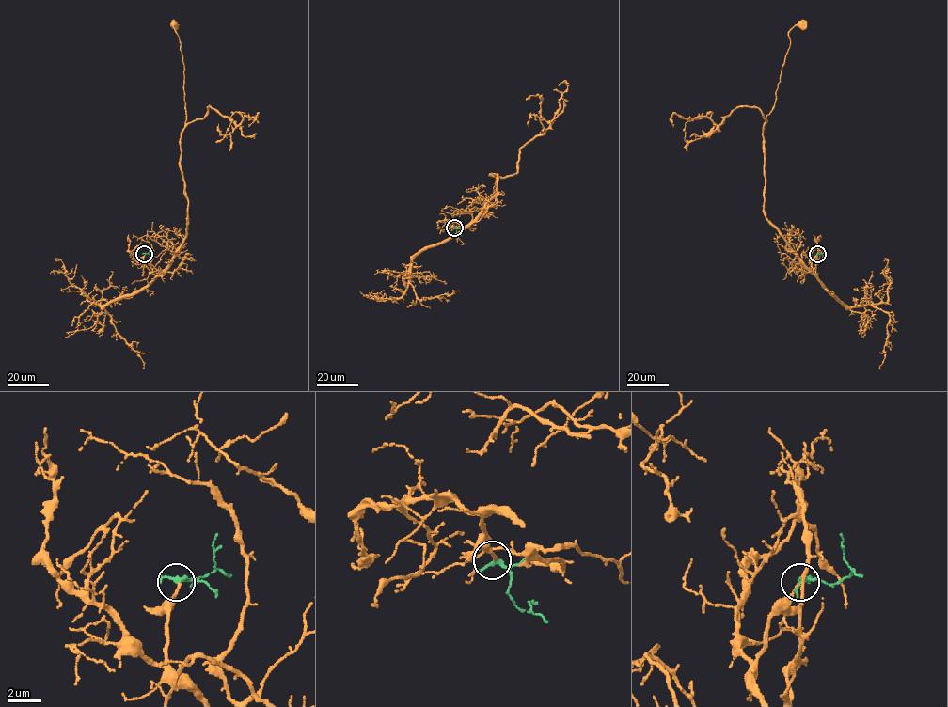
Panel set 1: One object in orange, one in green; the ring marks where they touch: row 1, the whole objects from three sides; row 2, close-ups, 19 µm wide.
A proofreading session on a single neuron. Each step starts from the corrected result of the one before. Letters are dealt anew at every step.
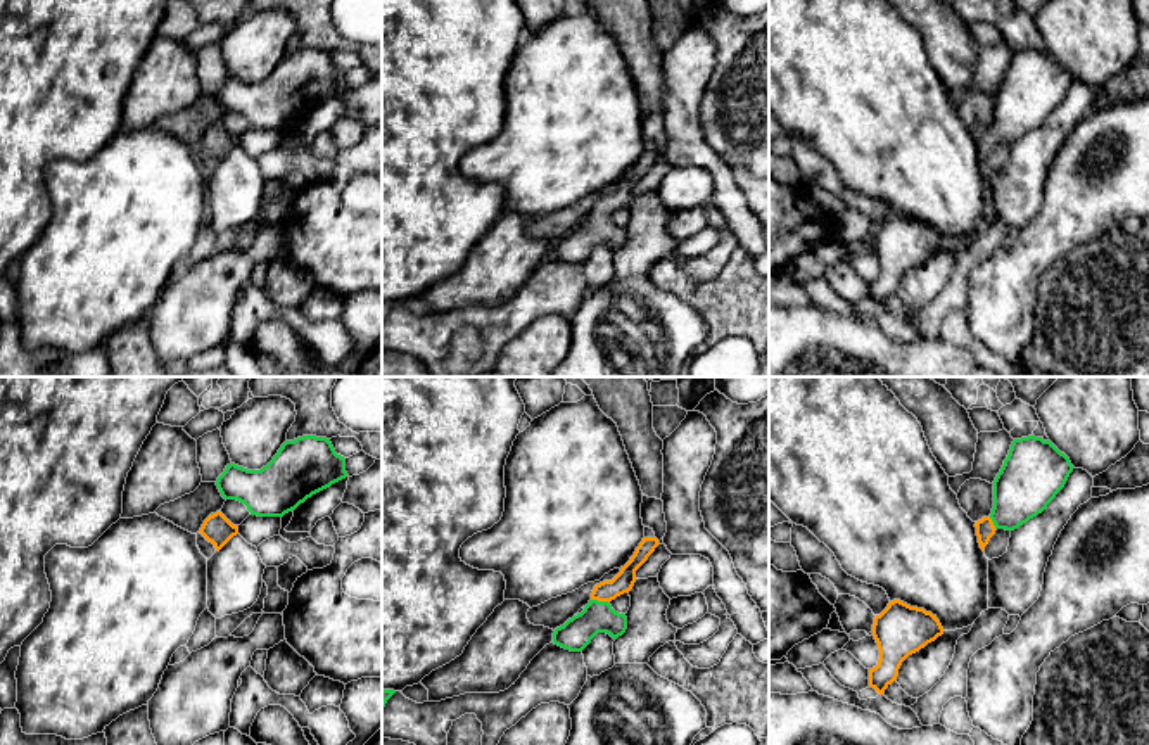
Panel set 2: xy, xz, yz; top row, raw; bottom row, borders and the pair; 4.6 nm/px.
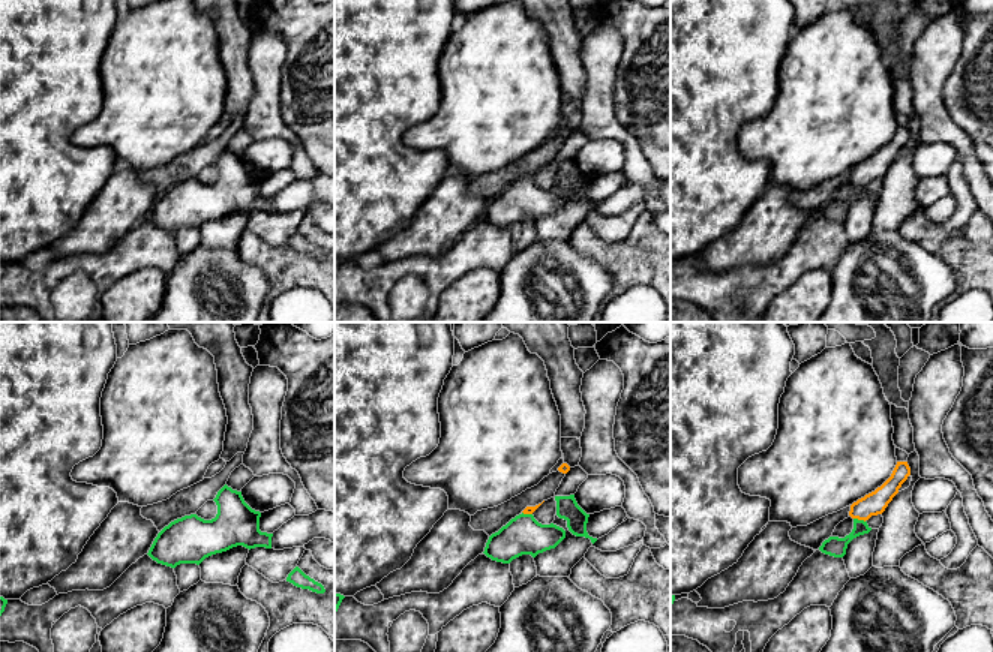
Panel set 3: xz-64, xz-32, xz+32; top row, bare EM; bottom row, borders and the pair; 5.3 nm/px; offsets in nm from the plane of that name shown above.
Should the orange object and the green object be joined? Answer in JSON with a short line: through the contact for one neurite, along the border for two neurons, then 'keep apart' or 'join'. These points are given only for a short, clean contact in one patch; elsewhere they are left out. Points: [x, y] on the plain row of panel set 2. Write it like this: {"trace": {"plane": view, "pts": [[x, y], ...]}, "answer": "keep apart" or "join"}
{"trace": {"plane": "xz", "pts": [[622, 196], [600, 213], [598, 223], [576, 246]]}, "answer": "join"}

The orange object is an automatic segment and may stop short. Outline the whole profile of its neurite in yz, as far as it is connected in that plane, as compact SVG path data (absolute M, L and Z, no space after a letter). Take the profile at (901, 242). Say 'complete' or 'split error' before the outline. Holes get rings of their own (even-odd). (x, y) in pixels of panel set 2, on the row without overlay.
complete; M900 213L890 214L873 237L879 273L869 282L869 299L883 308L897 294L902 275L942 247L943 240L931 225Z

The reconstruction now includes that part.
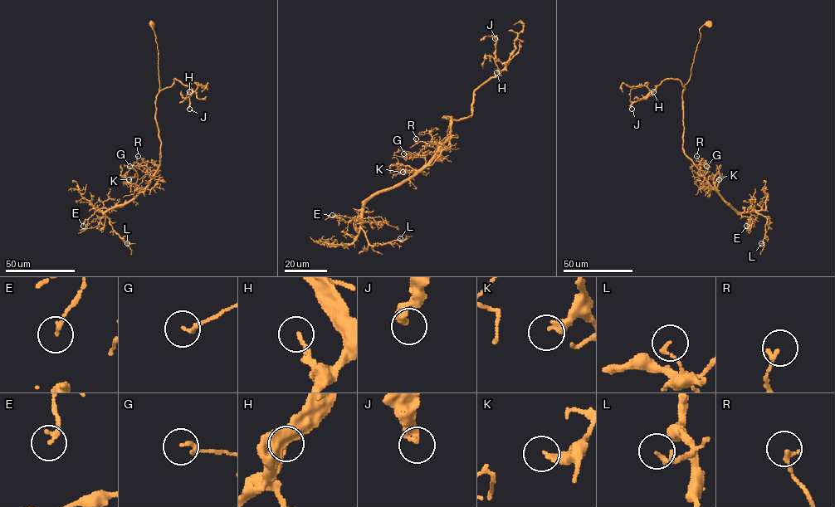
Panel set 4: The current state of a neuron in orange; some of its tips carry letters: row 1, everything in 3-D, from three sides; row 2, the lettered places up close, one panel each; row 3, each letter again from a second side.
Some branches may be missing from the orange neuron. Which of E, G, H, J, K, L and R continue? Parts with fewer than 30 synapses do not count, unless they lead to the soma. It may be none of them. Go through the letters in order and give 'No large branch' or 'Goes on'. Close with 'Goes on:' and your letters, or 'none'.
E: No large branch
G: No large branch
H: No large branch
J: No large branch
K: No large branch
L: No large branch
R: No large branch
Goes on: none

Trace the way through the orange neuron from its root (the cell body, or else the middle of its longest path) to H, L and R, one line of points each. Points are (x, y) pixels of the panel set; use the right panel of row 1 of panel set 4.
H: (708, 24), (700, 30), (700, 38), (690, 79), (685, 89), (678, 80), (666, 79), (653, 91)
L: (708, 24), (700, 30), (690, 79), (682, 90), (684, 153), (732, 207), (766, 217), (761, 243)
R: (708, 24), (700, 30), (691, 75), (682, 94), (684, 153), (701, 176), (697, 173), (696, 156)

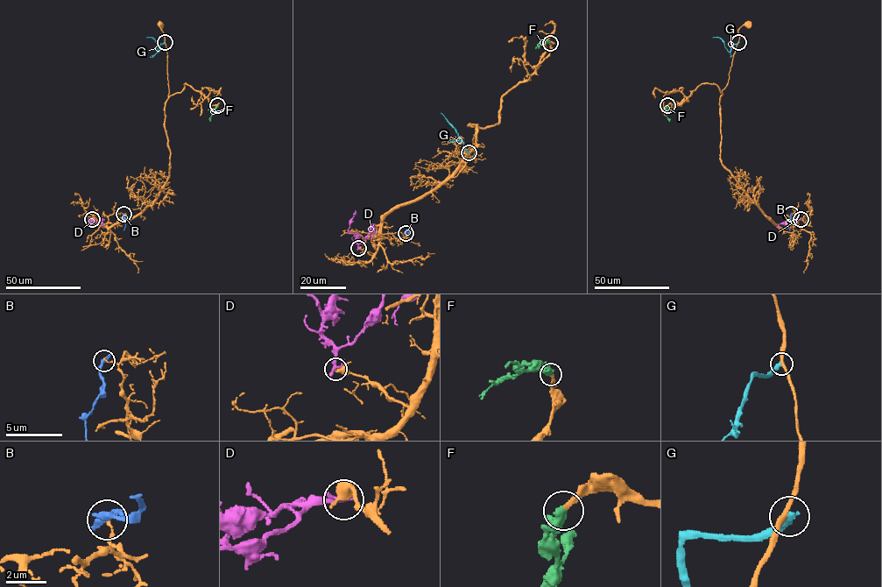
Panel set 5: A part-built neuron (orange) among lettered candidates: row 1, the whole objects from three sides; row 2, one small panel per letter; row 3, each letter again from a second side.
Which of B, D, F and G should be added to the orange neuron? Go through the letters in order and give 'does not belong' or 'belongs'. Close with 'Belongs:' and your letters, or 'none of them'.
B: does not belong
D: does not belong
F: belongs
G: does not belong
Belongs: F

